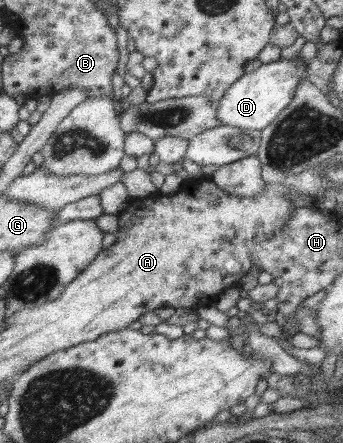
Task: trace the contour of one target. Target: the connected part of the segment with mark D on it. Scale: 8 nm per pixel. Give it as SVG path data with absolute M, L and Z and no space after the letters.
M294 59L261 64L254 72L245 72L228 87L219 100L217 119L221 125L262 131L290 104L303 78L307 78L307 64L297 63Z

